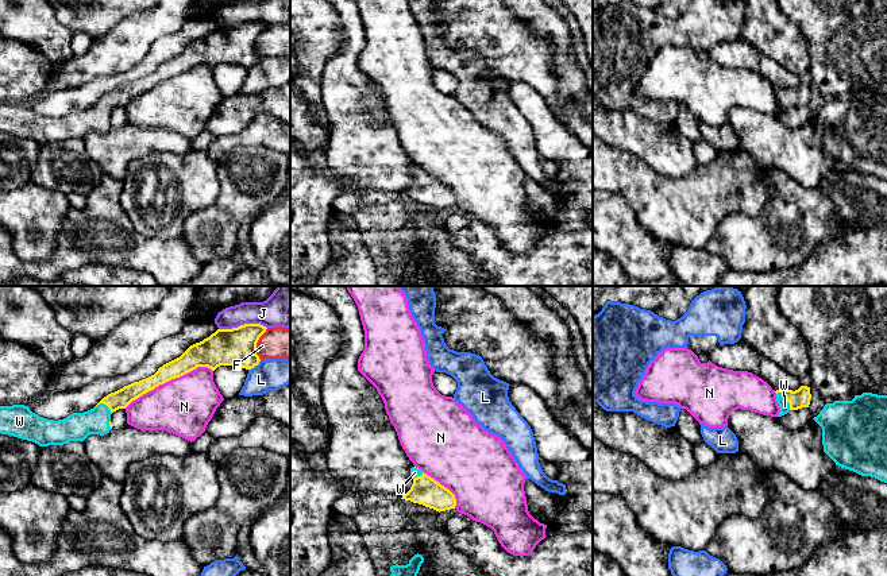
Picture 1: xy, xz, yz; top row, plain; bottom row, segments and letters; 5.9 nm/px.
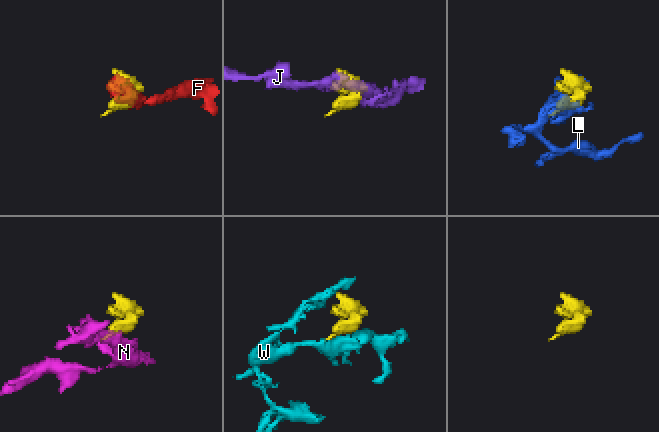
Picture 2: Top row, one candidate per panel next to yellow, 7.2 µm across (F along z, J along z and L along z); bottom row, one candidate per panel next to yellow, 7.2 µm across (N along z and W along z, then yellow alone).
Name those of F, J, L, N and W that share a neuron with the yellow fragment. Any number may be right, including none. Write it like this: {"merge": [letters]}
{"merge": ["W"]}

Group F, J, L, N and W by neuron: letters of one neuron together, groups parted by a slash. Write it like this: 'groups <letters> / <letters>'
groups F / J / L / N / W

